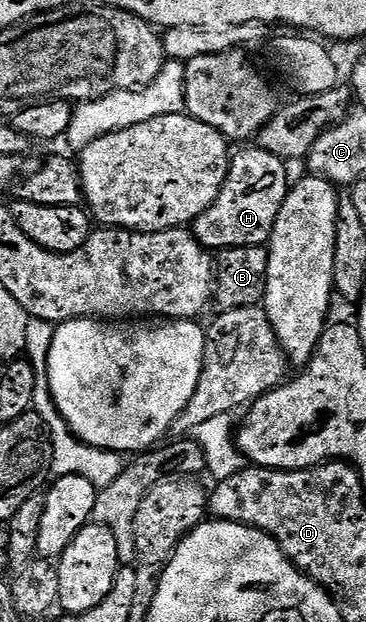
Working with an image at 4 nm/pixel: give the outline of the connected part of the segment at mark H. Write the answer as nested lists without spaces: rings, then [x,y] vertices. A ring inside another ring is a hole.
[[[251,145],[248,151],[239,151],[230,156],[227,176],[209,209],[195,218],[193,234],[202,247],[218,253],[224,247],[262,247],[270,240],[273,225],[277,221],[277,213],[281,213],[281,205],[289,190],[287,183],[288,164],[284,160],[273,157],[273,153],[265,153],[258,145]]]

